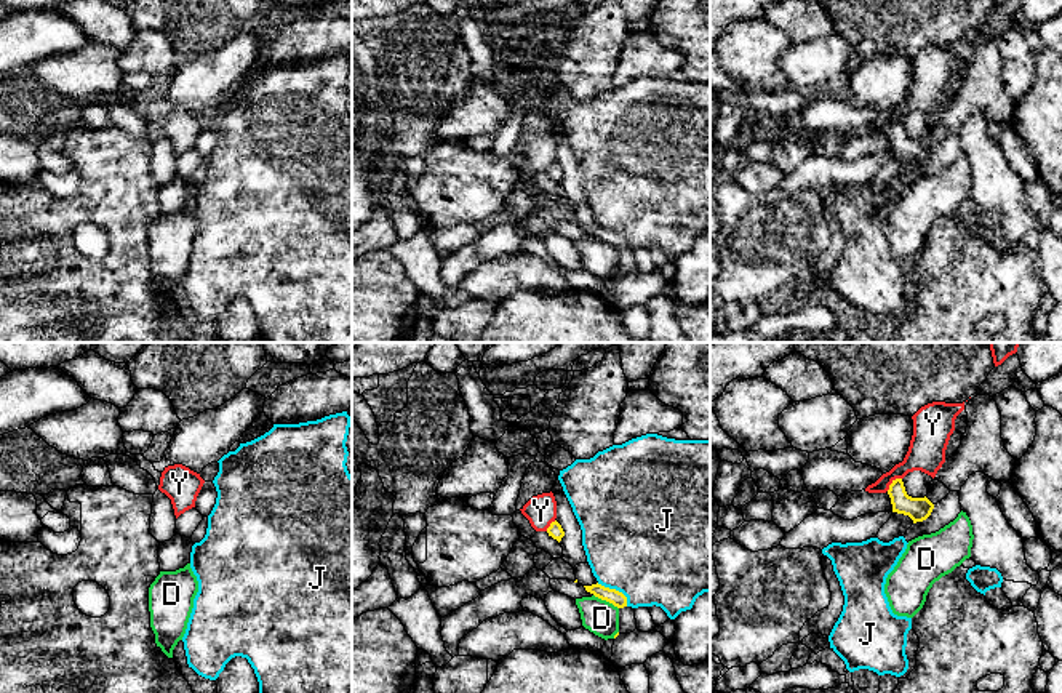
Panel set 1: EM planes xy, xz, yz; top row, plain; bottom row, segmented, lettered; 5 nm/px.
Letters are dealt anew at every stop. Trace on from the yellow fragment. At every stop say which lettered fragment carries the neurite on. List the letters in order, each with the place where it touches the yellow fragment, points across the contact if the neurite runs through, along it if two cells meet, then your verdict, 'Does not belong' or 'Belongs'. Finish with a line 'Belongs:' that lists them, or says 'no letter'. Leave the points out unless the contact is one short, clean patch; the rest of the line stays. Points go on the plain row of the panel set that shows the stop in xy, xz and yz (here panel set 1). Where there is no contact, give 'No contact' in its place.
D: Touches yellow at xz (606, 242). Boundary: xz (594, 236), (618, 250). Does not belong
J: Touches yellow at xz (614, 231). Does not belong
Y: Touches yellow at yz (893, 124). Boundary: yz (901, 119), (886, 132). Does not belong
Belongs: no letter

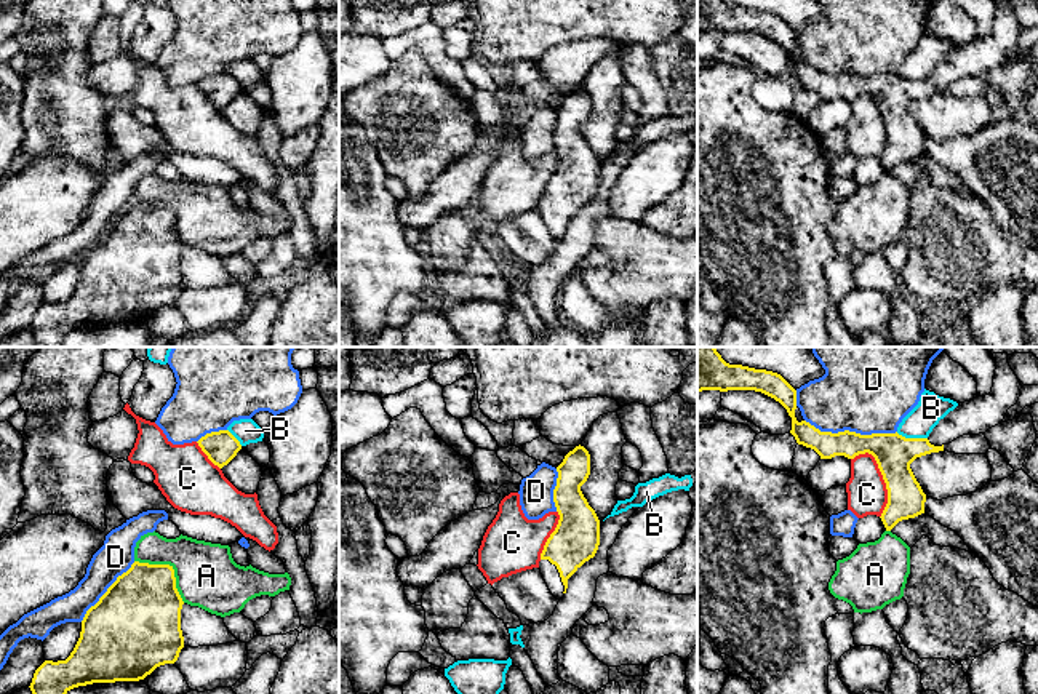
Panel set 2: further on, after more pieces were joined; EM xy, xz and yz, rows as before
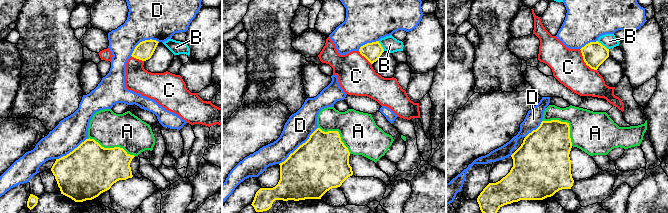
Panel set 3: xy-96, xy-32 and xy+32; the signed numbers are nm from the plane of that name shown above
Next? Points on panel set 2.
A: Touches yellow at xy (170, 208). Does not belong
B: Touches yellow at yz (912, 80). Does not belong
C: Touches yellow at yz (883, 120). Does not belong
D: Touches yellow at yz (851, 74). Does not belong
Belongs: no letter

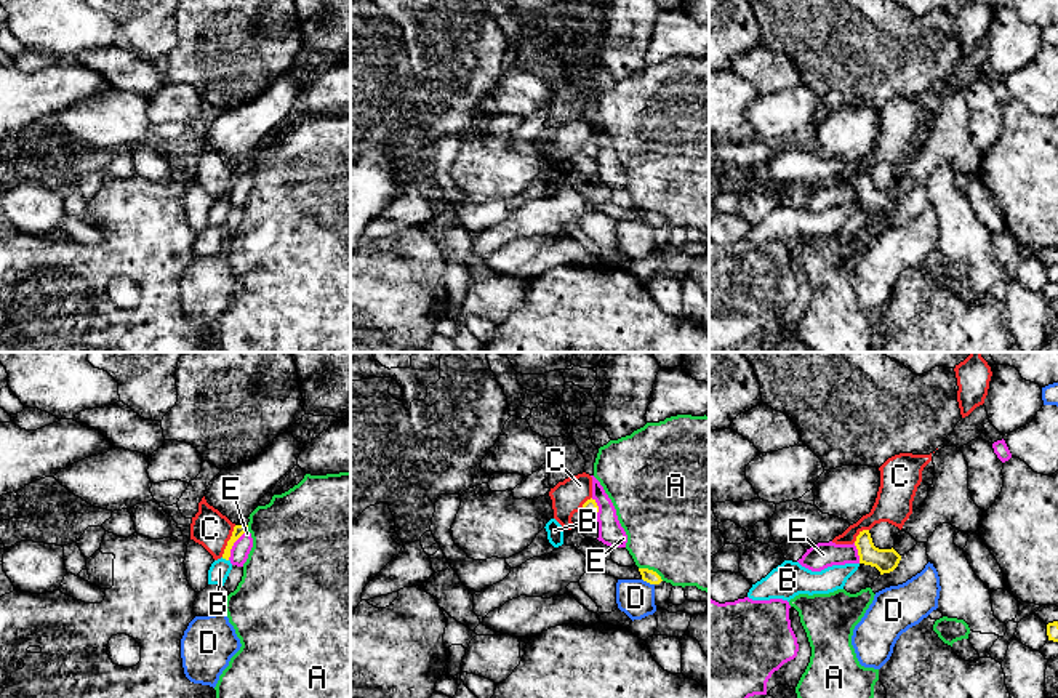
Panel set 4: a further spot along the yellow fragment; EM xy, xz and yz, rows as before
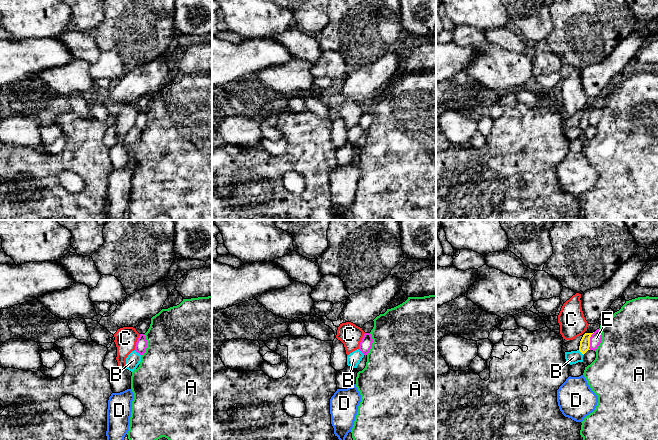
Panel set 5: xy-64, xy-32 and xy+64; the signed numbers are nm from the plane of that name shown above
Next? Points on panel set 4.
A: Touches yellow at xz (652, 212). Does not belong
B: Touches yellow at xy (224, 199). Boundary: xy (221, 199), (228, 202). Does not belong
C: Touches yellow at xy (228, 183). Boundary: xy (236, 167), (221, 197). Does not belong
D: Touches yellow at xz (649, 223). Boundary: xz (642, 220), (653, 226). Does not belong
E: Touches yellow at xy (232, 186). Boundary: xy (247, 172), (234, 184), (228, 200). Does not belong
Belongs: no letter

